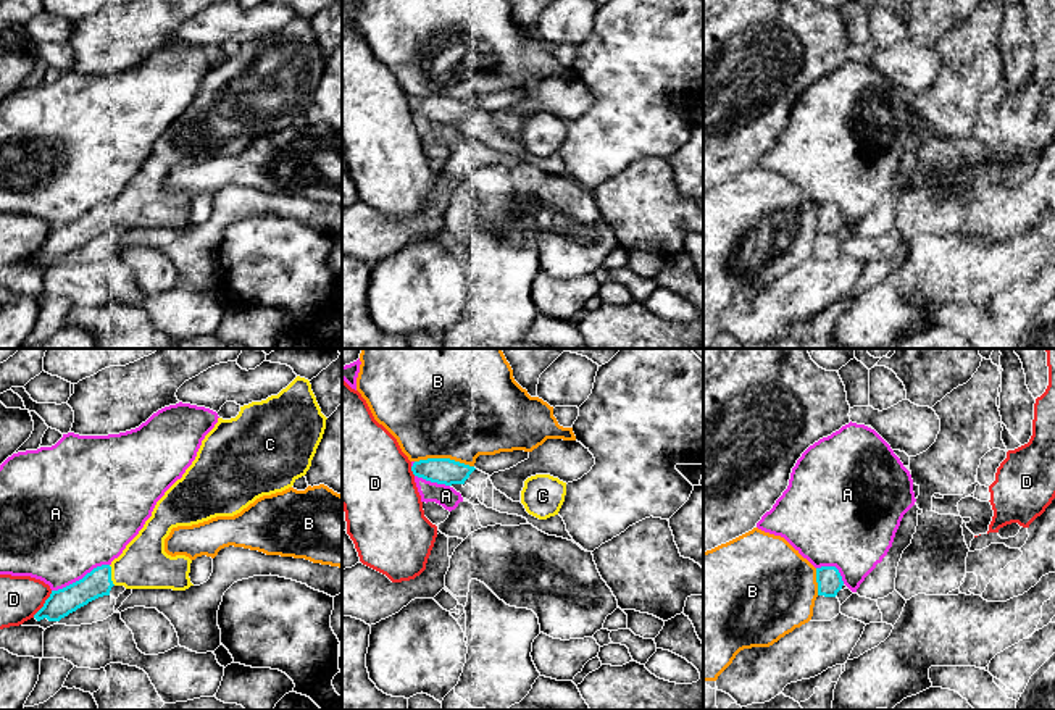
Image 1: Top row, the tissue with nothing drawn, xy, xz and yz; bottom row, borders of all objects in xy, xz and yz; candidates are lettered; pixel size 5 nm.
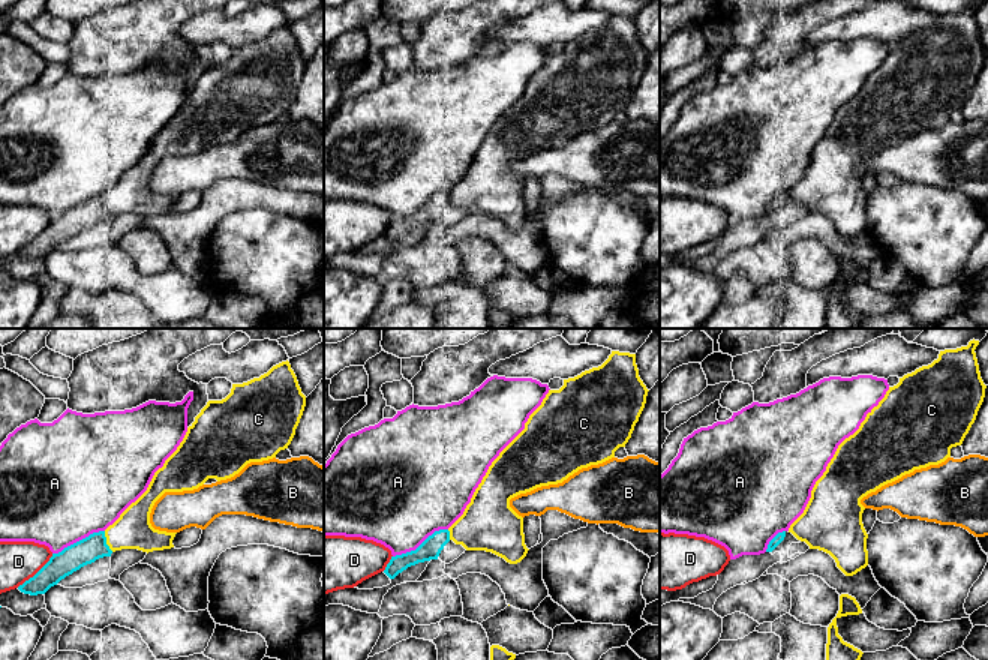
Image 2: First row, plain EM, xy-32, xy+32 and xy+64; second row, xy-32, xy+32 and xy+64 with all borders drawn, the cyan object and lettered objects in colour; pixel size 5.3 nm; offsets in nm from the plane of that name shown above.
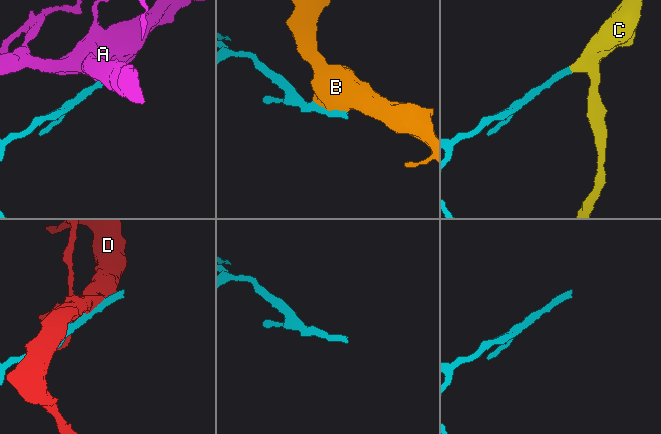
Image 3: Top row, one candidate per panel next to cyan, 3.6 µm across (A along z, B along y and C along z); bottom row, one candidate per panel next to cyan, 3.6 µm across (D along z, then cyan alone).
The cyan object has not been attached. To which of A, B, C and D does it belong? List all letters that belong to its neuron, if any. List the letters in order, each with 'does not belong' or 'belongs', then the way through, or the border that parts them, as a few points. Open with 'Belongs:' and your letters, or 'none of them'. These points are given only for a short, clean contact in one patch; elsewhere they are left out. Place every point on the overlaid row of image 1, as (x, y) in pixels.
Belongs: C
A: does not belong; border along xy (108, 563), (97, 565), (81, 578), (52, 591)
B: does not belong
C: belongs
D: does not belong

